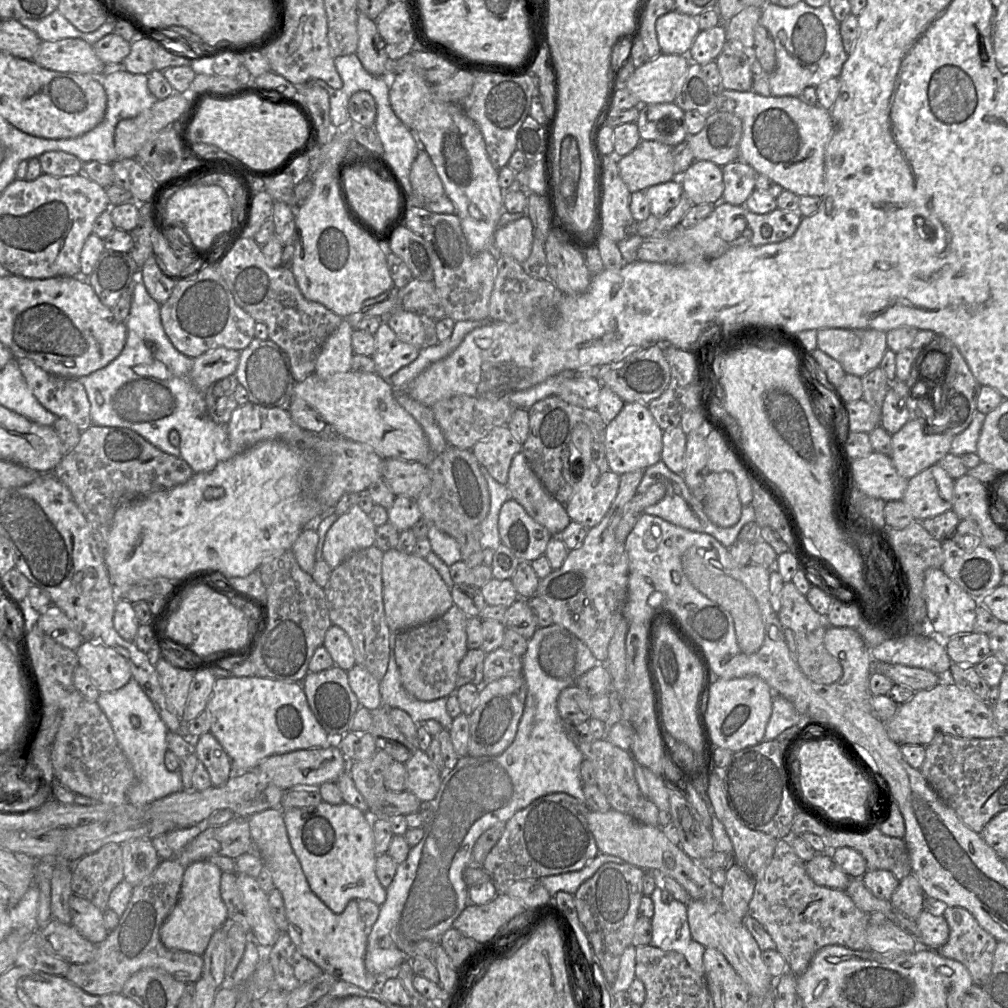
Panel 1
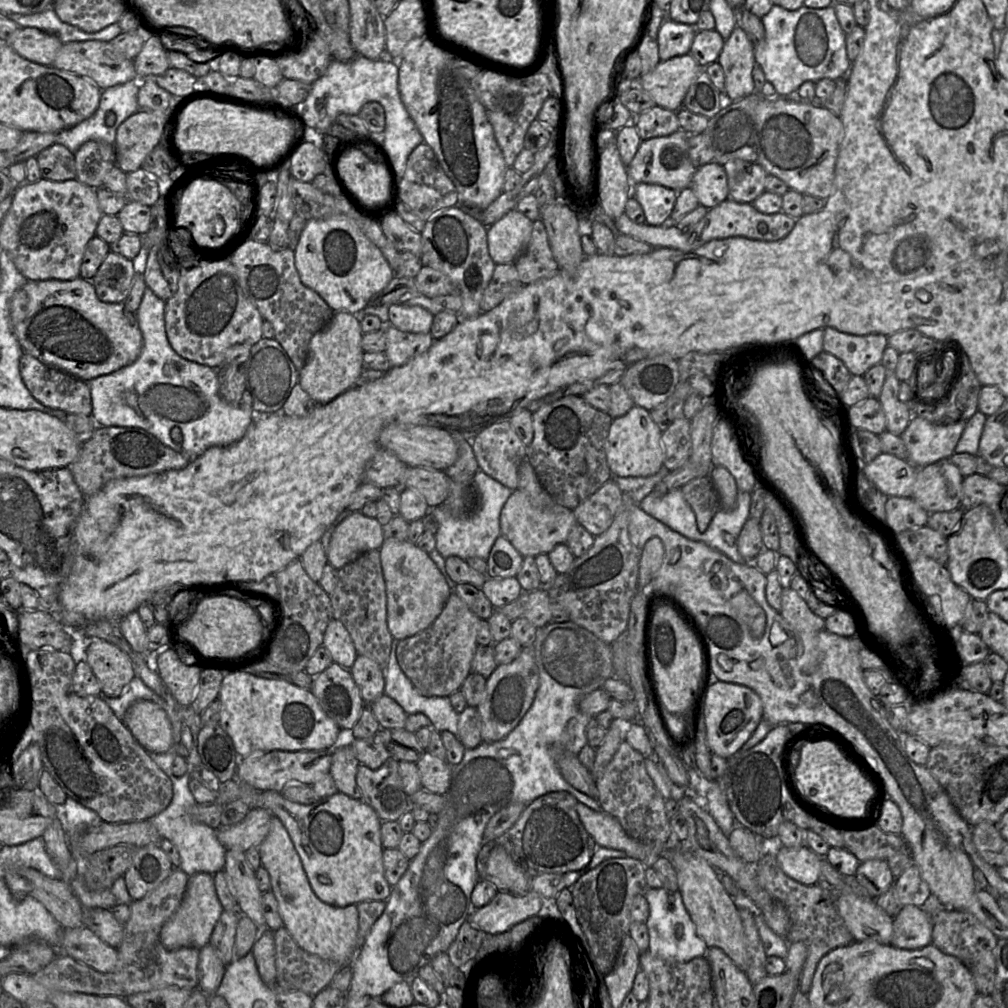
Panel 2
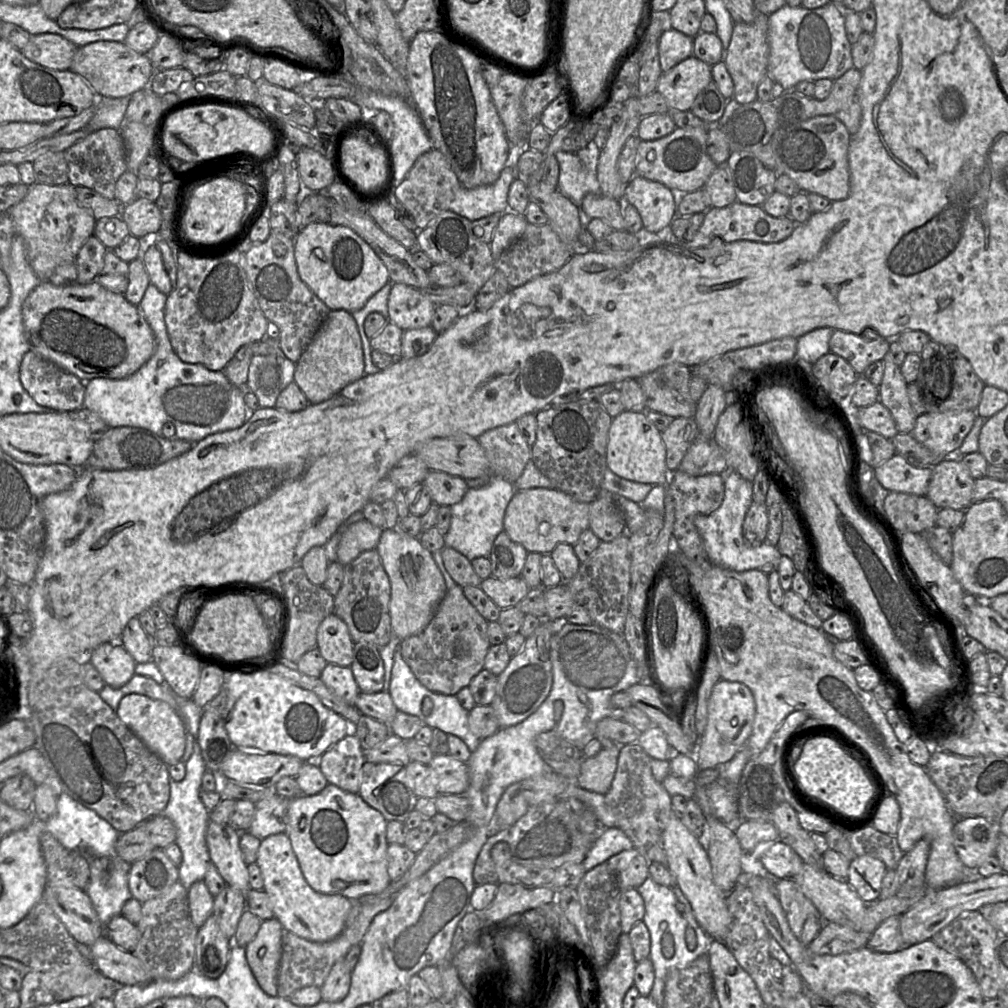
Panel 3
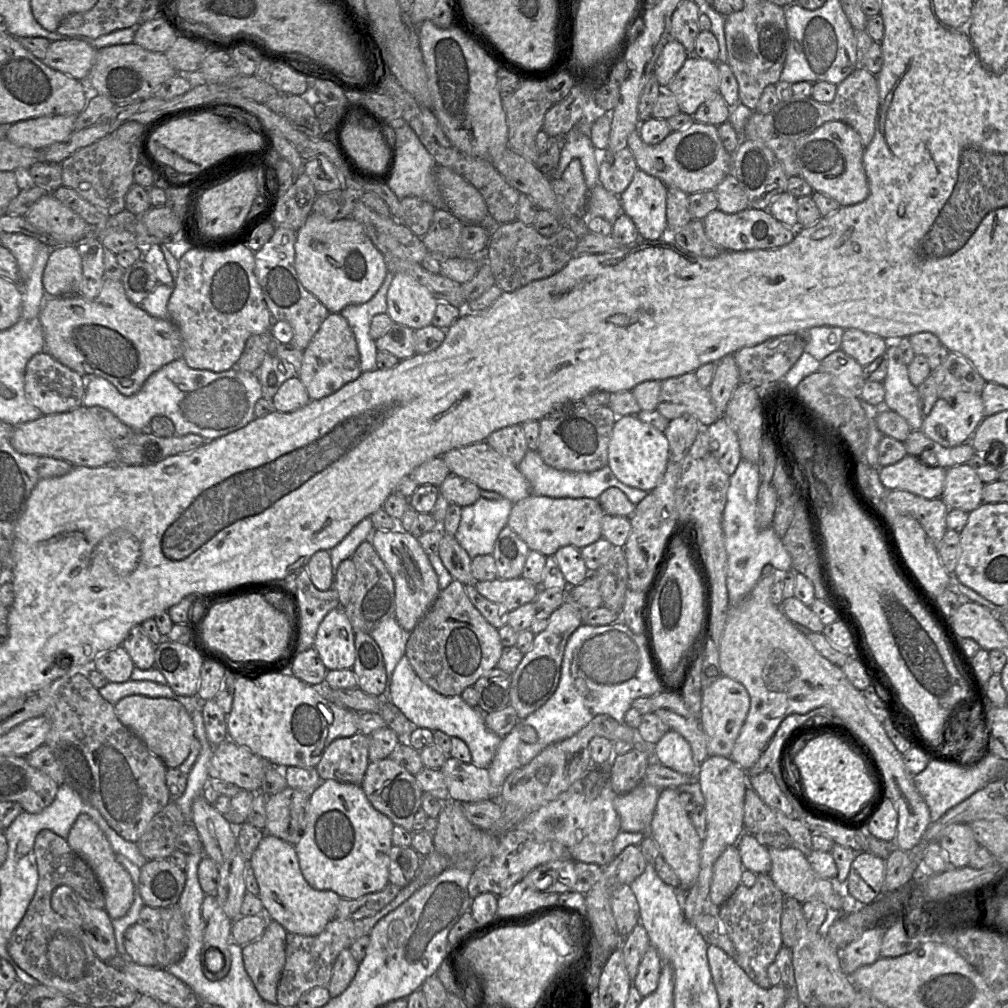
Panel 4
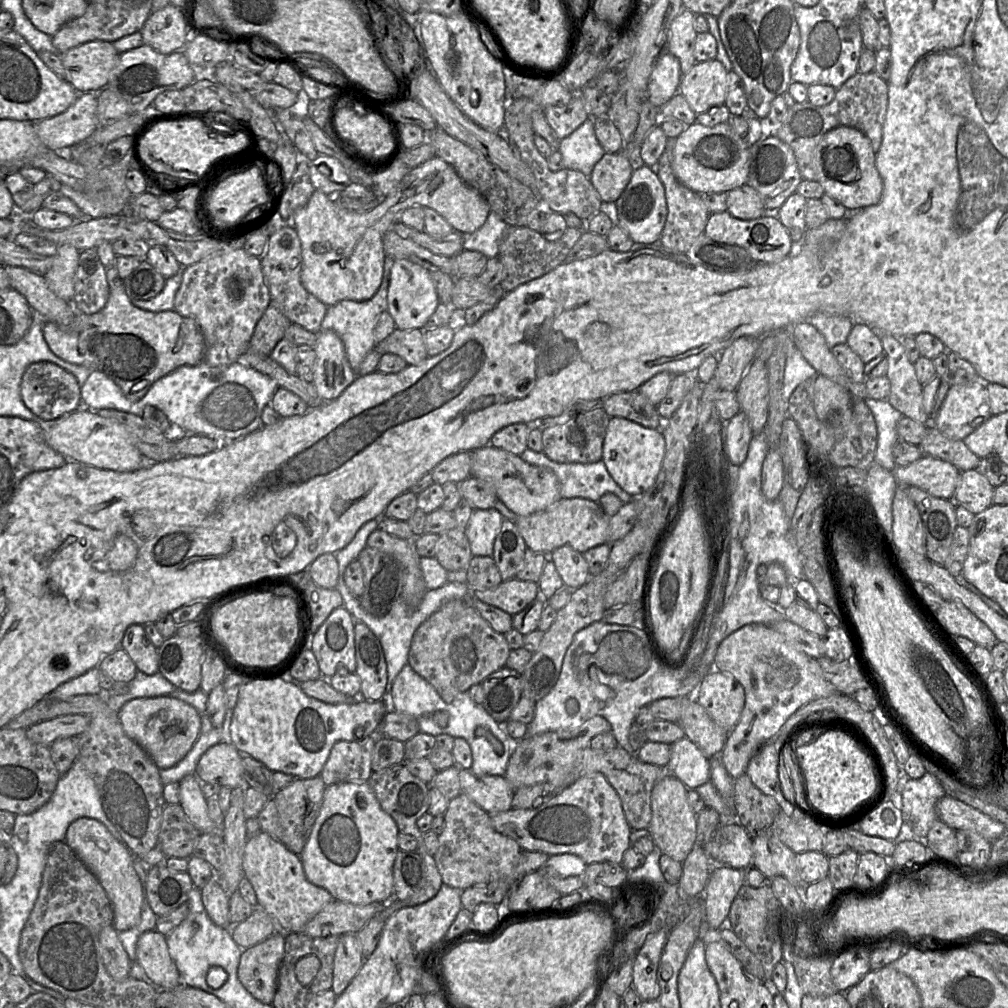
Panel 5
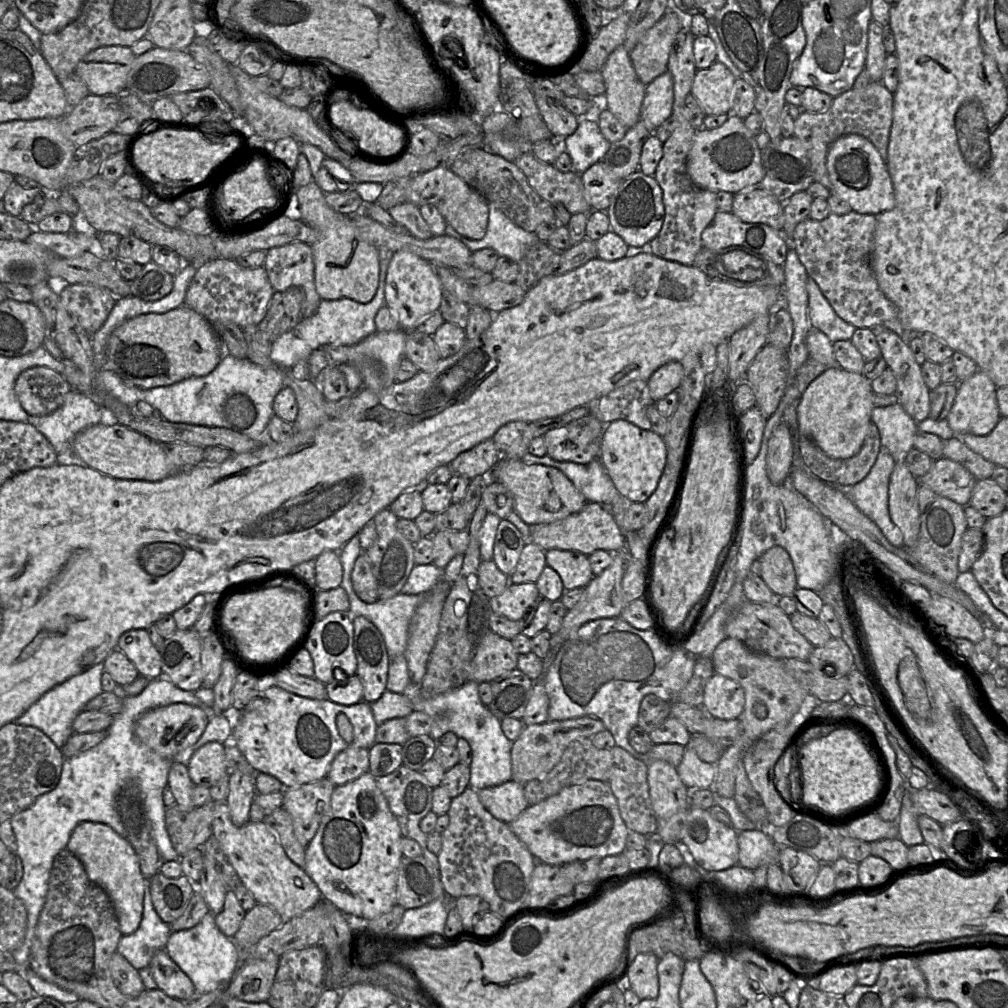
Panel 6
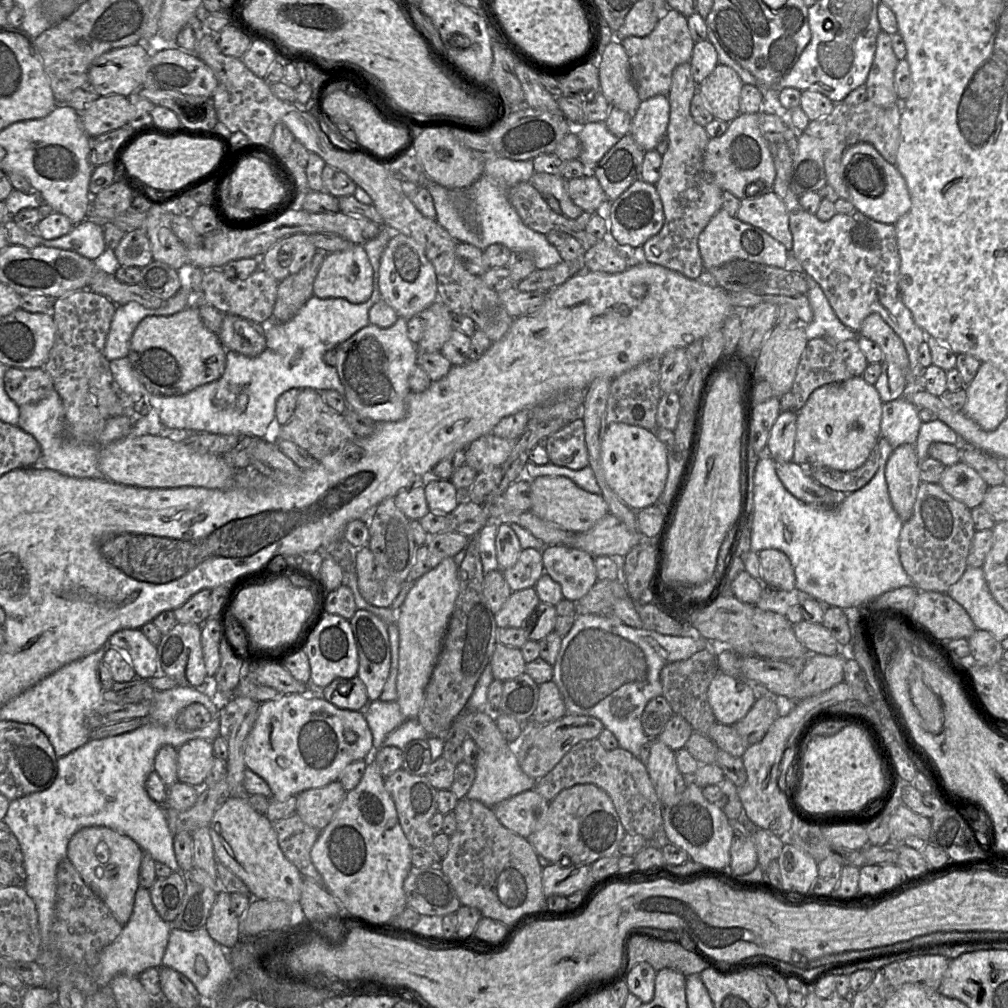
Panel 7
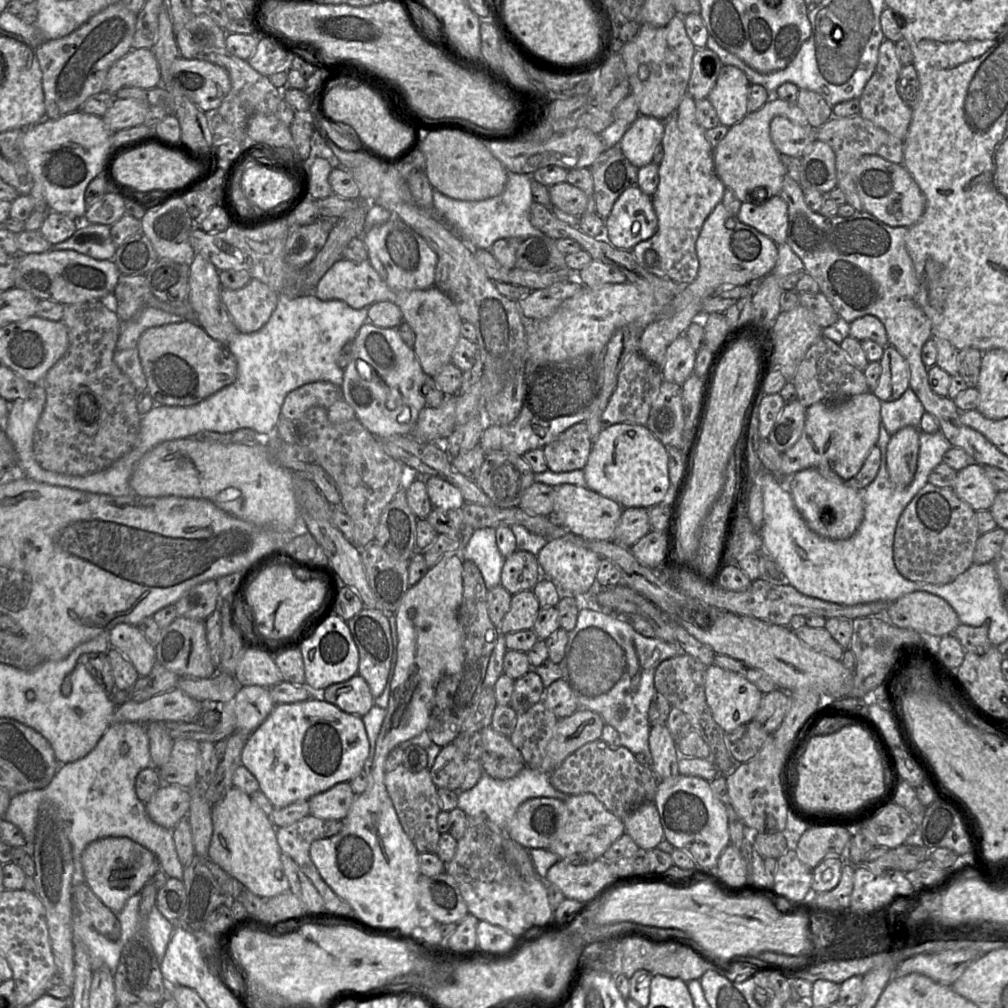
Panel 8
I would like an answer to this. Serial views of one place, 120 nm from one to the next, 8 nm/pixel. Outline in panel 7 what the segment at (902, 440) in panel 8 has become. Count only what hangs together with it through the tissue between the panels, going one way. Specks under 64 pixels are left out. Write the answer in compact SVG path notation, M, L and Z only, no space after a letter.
M902 444L893 449L886 463L885 479L892 506L904 523L912 515L921 482L915 445Z

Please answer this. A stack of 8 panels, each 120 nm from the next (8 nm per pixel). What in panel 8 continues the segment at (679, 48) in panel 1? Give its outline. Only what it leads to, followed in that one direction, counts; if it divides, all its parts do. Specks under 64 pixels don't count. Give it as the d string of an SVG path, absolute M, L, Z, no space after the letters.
M640 114L622 137L619 146L637 168L652 163L654 152L662 142L664 122Z

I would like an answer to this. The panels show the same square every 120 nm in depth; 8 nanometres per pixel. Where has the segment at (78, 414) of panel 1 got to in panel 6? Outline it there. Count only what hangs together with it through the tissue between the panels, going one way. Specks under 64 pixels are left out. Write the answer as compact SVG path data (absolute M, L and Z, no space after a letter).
M36 366L21 372L14 383L14 392L21 407L30 416L46 416L57 410L64 397L72 390L70 384L58 372L42 366Z

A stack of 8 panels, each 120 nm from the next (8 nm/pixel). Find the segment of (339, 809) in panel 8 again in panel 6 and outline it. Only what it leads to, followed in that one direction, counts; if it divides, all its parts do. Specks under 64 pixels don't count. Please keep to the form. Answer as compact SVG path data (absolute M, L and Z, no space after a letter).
M323 778L283 790L282 808L291 816L296 838L305 848L329 810L334 788L335 785L328 778Z

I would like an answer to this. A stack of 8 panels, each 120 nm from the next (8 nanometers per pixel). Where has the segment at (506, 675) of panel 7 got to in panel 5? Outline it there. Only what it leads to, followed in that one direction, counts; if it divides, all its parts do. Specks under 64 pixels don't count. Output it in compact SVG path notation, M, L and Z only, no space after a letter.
M470 597L446 602L417 628L412 637L408 663L436 689L446 703L451 703L458 694L468 691L471 686L481 683L488 675L503 668L510 651L505 636L493 630L472 606Z

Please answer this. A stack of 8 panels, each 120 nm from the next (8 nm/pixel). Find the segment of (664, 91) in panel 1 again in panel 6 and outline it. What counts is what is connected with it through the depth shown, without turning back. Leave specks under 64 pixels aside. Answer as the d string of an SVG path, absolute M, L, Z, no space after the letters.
M715 61L708 68L696 71L691 94L706 115L729 114L735 80L723 63Z

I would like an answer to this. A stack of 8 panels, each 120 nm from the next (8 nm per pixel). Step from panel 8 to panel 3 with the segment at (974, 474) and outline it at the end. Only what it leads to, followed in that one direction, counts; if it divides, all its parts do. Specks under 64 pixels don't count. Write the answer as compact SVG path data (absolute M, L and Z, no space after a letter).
M899 454L873 467L879 483L890 492L926 496L932 468L918 468Z

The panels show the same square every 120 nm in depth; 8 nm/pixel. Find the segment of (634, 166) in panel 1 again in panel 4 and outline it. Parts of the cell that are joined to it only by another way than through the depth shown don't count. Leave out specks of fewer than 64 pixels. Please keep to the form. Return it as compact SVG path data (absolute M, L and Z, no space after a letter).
M694 121L693 124L679 131L672 131L663 141L656 145L646 144L638 130L633 131L627 142L640 170L662 180L667 187L676 187L687 194L714 190L731 172L732 154L726 151L718 134L717 126Z

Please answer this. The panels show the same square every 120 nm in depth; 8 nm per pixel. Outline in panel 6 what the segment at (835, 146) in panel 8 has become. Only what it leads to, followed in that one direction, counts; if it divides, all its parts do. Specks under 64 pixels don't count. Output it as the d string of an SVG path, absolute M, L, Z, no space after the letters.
M871 81L862 89L851 88L836 96L826 112L804 111L794 120L793 136L797 137L807 150L815 182L821 183L831 191L832 184L826 168L828 149L836 139L847 134L858 134L866 137L886 162L893 121L893 102L893 94L882 82Z

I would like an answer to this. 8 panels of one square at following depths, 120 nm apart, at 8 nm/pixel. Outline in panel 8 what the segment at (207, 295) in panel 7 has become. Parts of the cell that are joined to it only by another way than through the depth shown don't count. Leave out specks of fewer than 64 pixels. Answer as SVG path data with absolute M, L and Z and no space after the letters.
M252 278L241 289L222 288L221 299L238 331L250 334L268 322L279 296L268 285Z

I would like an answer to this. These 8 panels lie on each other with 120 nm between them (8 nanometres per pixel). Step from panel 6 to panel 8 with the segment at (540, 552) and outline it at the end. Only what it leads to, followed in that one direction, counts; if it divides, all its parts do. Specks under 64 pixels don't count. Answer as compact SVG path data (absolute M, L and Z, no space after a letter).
M516 550L506 557L501 585L515 595L524 590L532 590L542 577L537 557L530 552Z

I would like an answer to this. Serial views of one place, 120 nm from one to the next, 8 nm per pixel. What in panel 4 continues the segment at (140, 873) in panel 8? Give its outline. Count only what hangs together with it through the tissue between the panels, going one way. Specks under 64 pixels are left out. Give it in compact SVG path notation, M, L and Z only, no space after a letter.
M80 814L72 825L66 839L73 851L93 870L105 896L105 910L111 920L127 914L134 900L134 885L127 870L117 862L106 836L98 824L87 814Z

